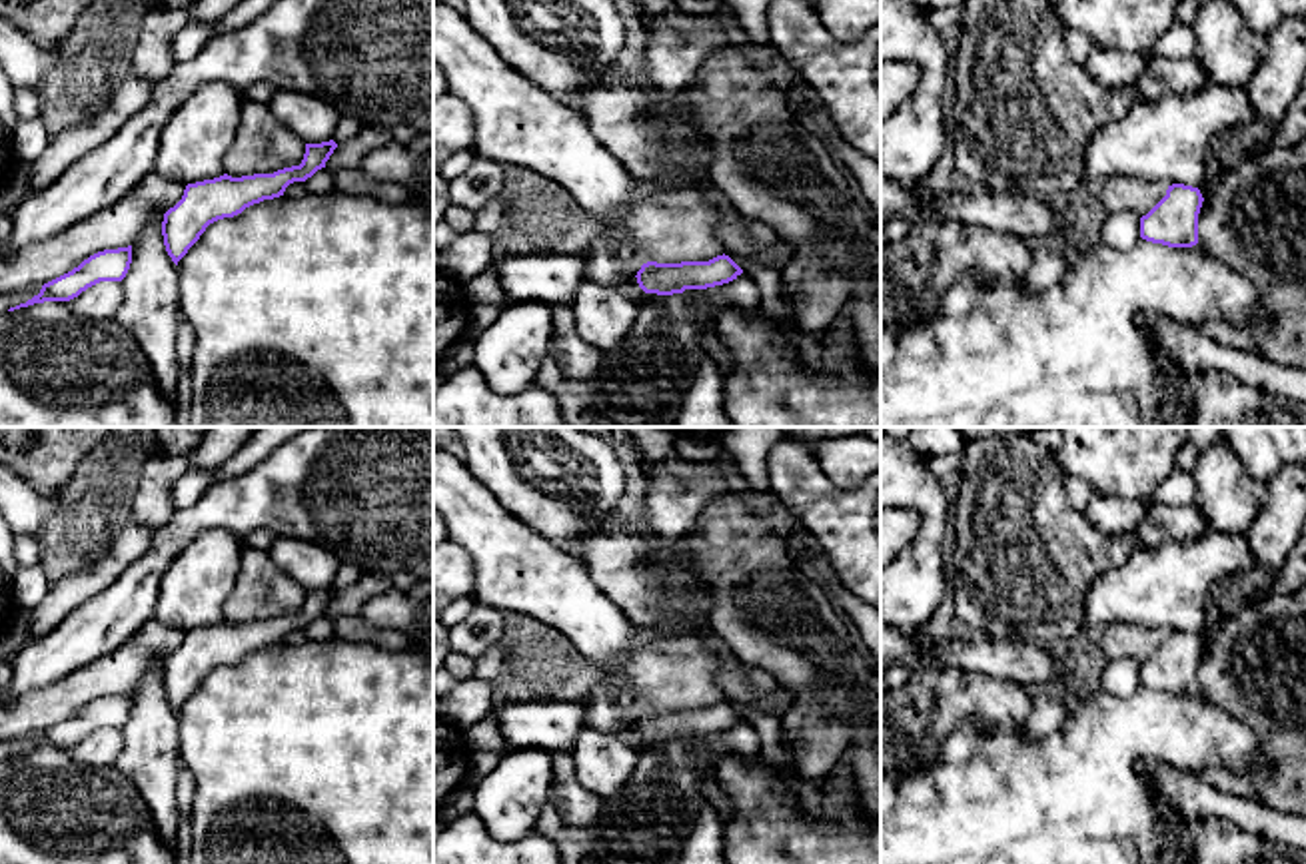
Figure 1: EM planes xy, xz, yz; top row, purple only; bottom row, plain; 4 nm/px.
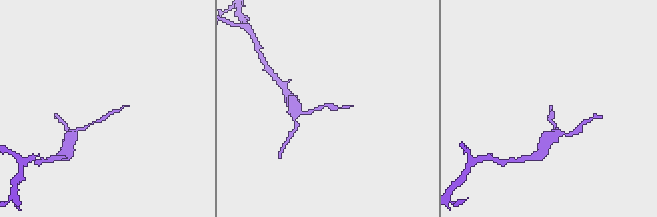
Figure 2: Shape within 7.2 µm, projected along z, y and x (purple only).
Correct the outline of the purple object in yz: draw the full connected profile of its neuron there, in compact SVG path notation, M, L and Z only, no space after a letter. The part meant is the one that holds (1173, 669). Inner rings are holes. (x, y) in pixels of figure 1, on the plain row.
M1184 631L1168 633L1166 643L1140 664L1140 684L1168 694L1196 692L1202 648L1198 635Z

